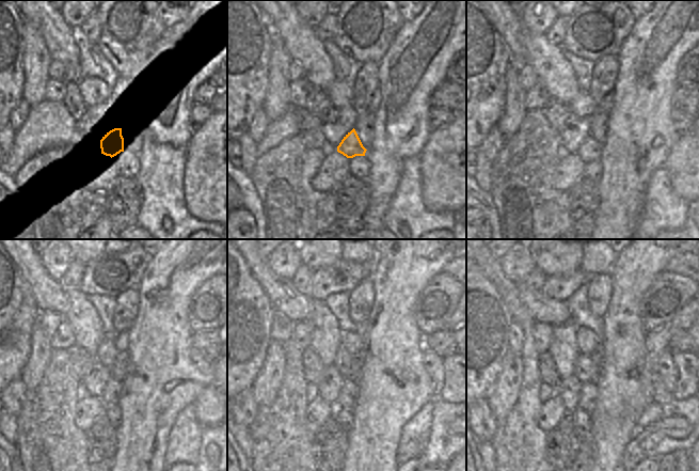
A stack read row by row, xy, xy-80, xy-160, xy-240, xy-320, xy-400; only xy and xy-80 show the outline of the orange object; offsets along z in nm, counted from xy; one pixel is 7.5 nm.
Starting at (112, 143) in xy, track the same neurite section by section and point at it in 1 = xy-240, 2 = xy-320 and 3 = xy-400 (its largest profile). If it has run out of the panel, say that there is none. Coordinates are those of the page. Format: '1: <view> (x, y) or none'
1: xy-240 (110, 394)
2: xy-320 (348, 394)
3: xy-400 (588, 398)

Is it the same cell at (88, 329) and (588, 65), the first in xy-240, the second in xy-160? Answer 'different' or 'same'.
different

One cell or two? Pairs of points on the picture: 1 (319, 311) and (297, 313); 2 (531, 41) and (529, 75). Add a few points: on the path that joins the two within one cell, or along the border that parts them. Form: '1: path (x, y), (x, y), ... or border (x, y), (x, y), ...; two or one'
1: border (314, 301), (314, 312), (310, 320); two
2: border (529, 63), (540, 80); two

